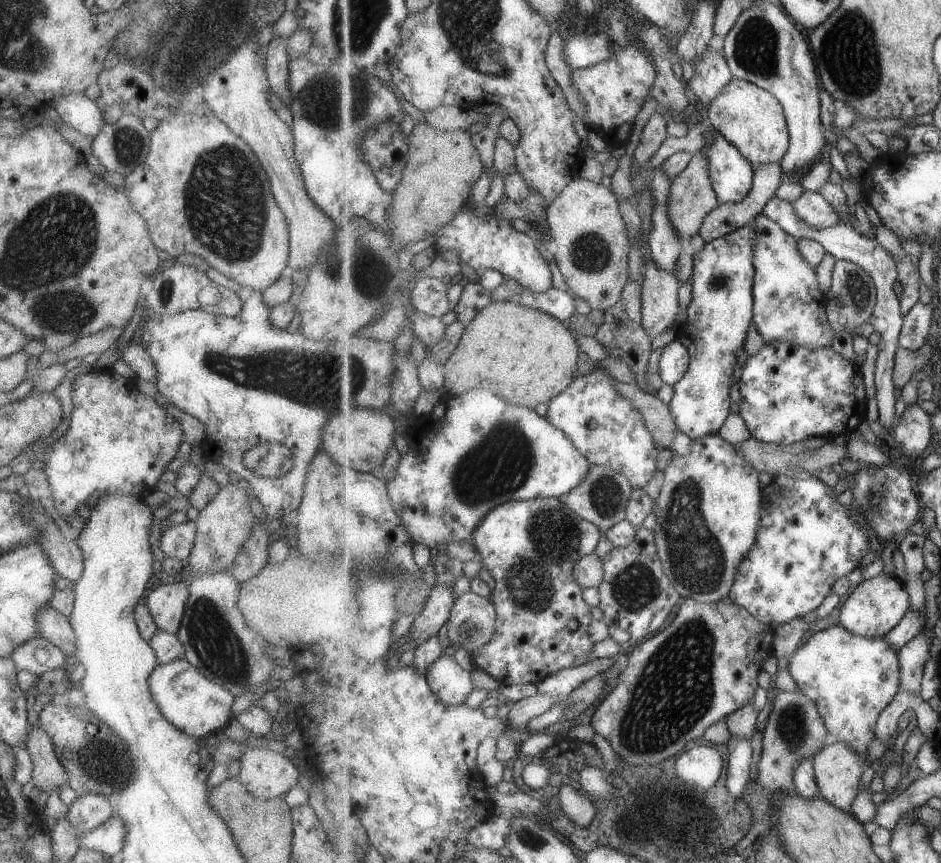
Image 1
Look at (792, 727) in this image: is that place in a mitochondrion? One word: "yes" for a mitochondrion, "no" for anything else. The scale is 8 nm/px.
yes

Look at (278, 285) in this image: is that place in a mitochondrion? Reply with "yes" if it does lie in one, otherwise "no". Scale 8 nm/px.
no

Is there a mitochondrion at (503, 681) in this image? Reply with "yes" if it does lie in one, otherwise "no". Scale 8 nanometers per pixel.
no

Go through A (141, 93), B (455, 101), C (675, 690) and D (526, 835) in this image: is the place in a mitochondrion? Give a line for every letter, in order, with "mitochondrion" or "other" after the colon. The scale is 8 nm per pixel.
A: other
B: other
C: mitochondrion
D: mitochondrion

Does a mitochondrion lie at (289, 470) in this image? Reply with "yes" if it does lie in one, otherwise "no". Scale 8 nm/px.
no

